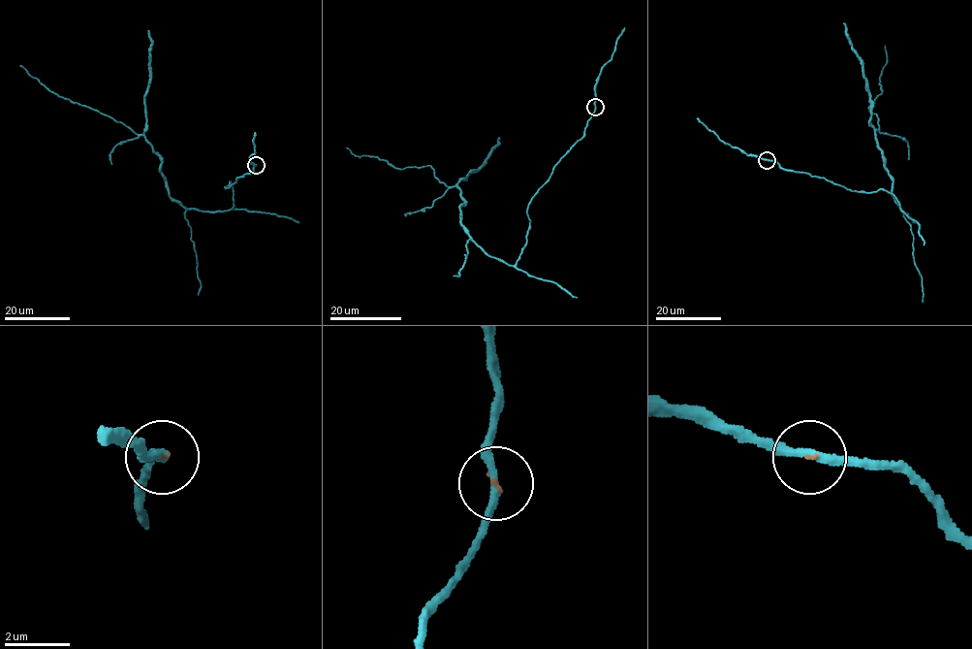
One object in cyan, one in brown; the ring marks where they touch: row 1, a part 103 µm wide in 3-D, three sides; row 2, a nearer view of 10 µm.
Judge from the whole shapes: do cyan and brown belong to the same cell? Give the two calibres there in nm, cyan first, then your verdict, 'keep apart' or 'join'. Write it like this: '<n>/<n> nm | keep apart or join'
240/80 nm | join

